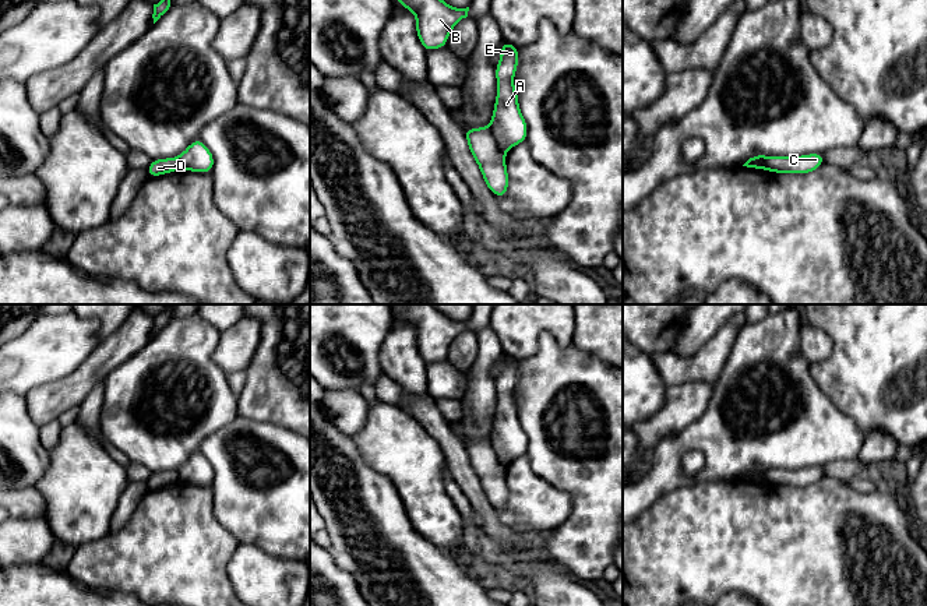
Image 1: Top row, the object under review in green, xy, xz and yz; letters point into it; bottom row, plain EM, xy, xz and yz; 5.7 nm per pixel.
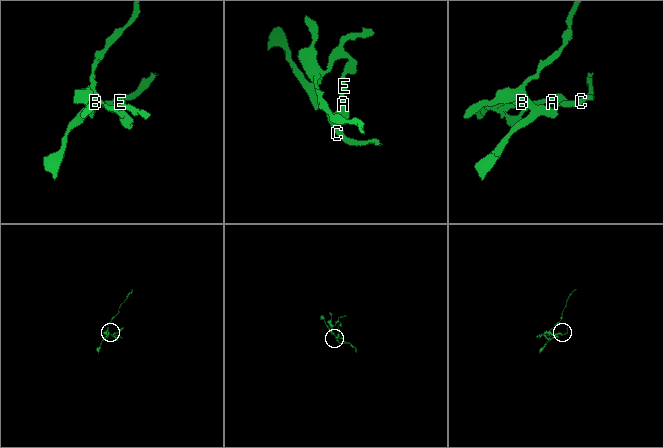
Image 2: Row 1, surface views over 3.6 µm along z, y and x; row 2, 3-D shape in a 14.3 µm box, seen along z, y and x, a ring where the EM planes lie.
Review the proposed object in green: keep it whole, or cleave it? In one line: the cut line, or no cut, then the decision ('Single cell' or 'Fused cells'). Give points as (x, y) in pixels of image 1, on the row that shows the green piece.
Split along xz (489, 126), (497, 147), (503, 152). Fused cells

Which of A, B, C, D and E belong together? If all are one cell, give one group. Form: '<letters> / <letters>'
A B E / C D

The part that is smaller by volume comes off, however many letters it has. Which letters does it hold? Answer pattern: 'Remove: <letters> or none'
Remove: C, D

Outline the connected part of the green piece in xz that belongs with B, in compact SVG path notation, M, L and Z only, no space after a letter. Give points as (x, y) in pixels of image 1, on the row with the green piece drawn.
M398 0L416 15L416 32L426 52L447 47L451 29L468 17L469 7L455 8L444 0Z

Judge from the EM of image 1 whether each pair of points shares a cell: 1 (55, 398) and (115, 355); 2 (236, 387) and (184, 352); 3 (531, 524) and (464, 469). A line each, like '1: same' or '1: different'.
1: same
2: different
3: different

